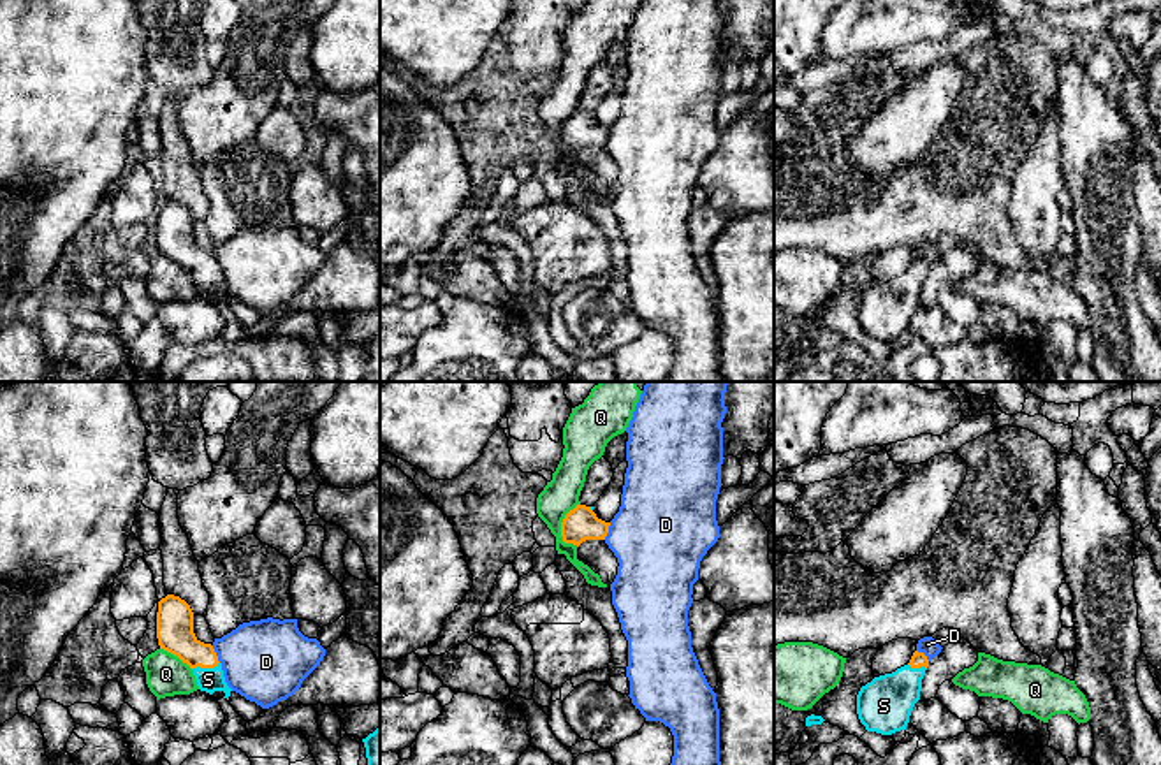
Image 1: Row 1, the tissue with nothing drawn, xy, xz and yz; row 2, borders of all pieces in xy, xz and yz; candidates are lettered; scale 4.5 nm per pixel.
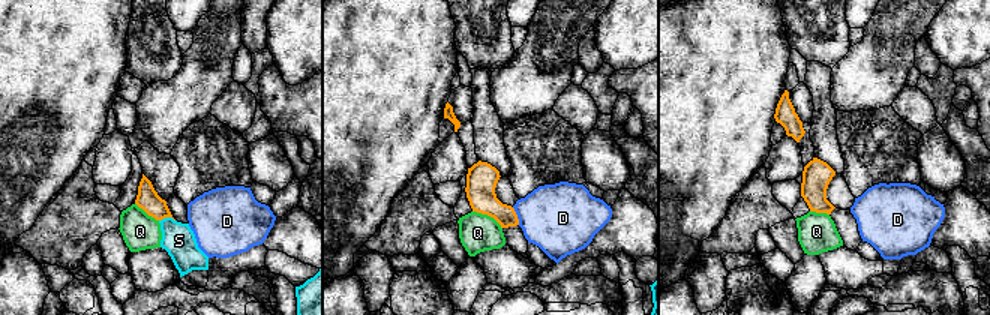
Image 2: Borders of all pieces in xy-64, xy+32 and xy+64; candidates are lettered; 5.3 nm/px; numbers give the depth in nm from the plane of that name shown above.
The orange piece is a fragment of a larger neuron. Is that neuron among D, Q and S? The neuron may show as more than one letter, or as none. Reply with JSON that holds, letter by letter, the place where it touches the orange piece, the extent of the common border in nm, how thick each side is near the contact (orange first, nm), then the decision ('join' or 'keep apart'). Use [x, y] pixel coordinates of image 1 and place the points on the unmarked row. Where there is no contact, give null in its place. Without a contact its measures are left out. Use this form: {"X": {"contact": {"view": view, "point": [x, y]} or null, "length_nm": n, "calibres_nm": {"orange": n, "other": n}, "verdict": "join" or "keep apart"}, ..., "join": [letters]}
{"D": {"contact": {"view": "xy", "point": [215, 261]}, "length_nm": 90, "calibres_nm": {"orange": 180, "other": 380}, "verdict": "keep apart"}, "Q": {"contact": {"view": "xz", "point": [562, 129]}, "length_nm": 200, "calibres_nm": {"orange": 160, "other": 160}, "verdict": "keep apart"}, "S": {"contact": {"view": "xy", "point": [204, 273]}, "length_nm": 130, "calibres_nm": {"orange": 180, "other": 110}, "verdict": "join"}, "join": ["S"]}

